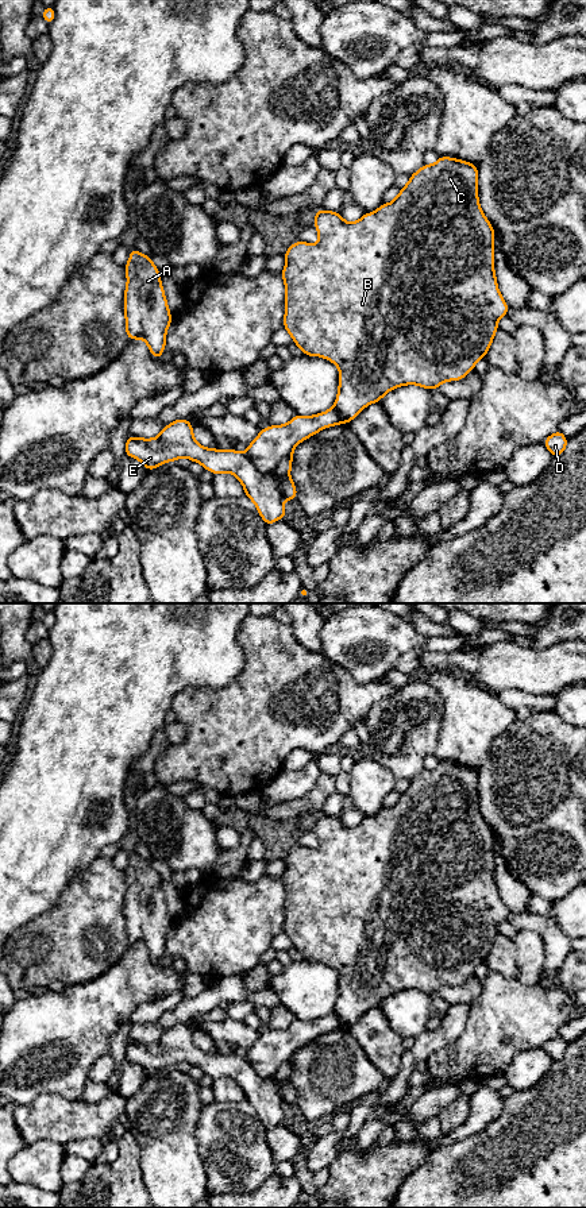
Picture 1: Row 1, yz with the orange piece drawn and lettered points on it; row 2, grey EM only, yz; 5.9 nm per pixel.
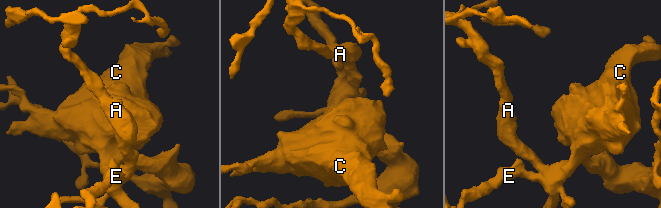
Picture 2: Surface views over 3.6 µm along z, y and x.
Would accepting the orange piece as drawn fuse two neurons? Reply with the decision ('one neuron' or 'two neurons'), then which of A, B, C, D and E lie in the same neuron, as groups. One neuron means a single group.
two neurons; groups A D / B C E

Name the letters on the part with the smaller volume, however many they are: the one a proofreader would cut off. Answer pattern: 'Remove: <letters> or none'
Remove: A, D

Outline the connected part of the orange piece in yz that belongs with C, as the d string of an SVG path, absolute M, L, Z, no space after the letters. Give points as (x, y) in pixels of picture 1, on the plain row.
M439 761L433 769L424 769L409 781L398 800L389 808L382 808L375 817L365 818L358 826L347 827L340 817L320 814L315 819L315 830L320 845L316 849L296 846L285 856L286 871L284 883L285 921L284 933L304 960L321 961L339 972L339 993L334 1014L348 1028L367 1010L379 1007L382 1001L400 991L419 989L424 993L437 993L446 985L460 985L474 974L475 968L485 962L496 937L497 927L508 921L509 910L504 906L494 877L494 833L481 814L478 804L478 772L456 763Z

